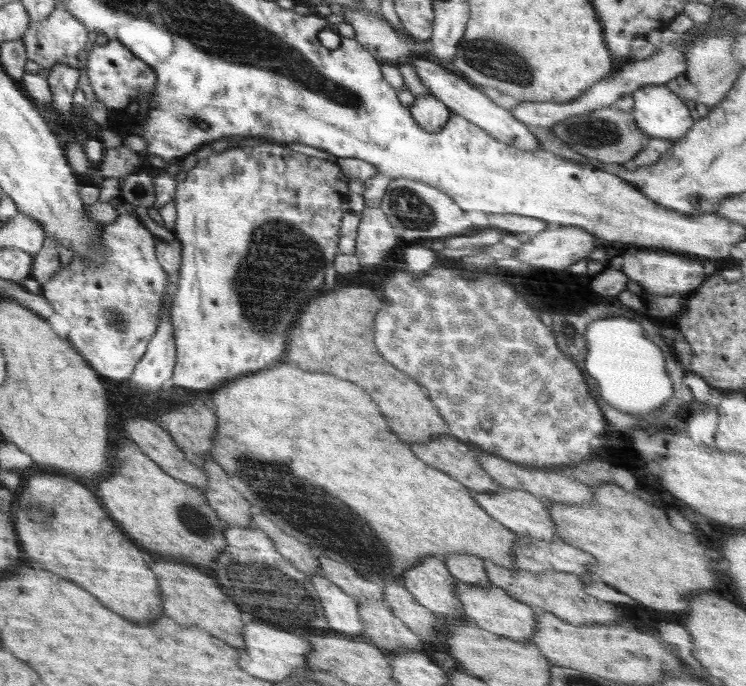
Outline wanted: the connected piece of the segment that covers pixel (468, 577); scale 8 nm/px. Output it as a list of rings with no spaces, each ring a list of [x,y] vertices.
[[[448,554],[441,559],[452,576],[474,586],[491,586],[484,560],[472,554]]]

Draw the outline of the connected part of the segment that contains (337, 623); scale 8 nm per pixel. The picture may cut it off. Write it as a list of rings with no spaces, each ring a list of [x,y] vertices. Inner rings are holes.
[[[314,574],[310,576],[310,581],[320,597],[328,625],[336,633],[344,634],[348,638],[365,639],[364,623],[360,619],[355,598],[348,596],[339,586],[322,575]]]

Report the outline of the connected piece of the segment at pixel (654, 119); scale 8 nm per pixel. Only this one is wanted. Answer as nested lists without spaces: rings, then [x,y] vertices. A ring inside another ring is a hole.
[[[665,85],[640,86],[631,96],[634,122],[649,138],[677,141],[694,122],[690,117],[690,105],[684,104]]]

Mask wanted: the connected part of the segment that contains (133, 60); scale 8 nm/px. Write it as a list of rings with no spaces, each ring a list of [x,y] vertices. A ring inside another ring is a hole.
[[[108,42],[103,45],[94,44],[87,57],[87,74],[90,86],[97,99],[109,110],[125,112],[128,104],[146,100],[150,102],[150,94],[156,86],[156,73],[140,57],[136,57],[120,42]]]

